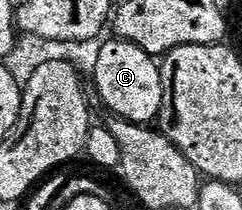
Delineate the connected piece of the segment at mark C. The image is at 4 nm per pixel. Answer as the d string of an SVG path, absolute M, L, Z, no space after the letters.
M116 37L105 41L95 71L91 74L91 81L97 86L98 97L113 110L112 114L116 118L149 125L160 111L162 114L163 92L160 66L158 60L143 49L139 49L139 45Z

